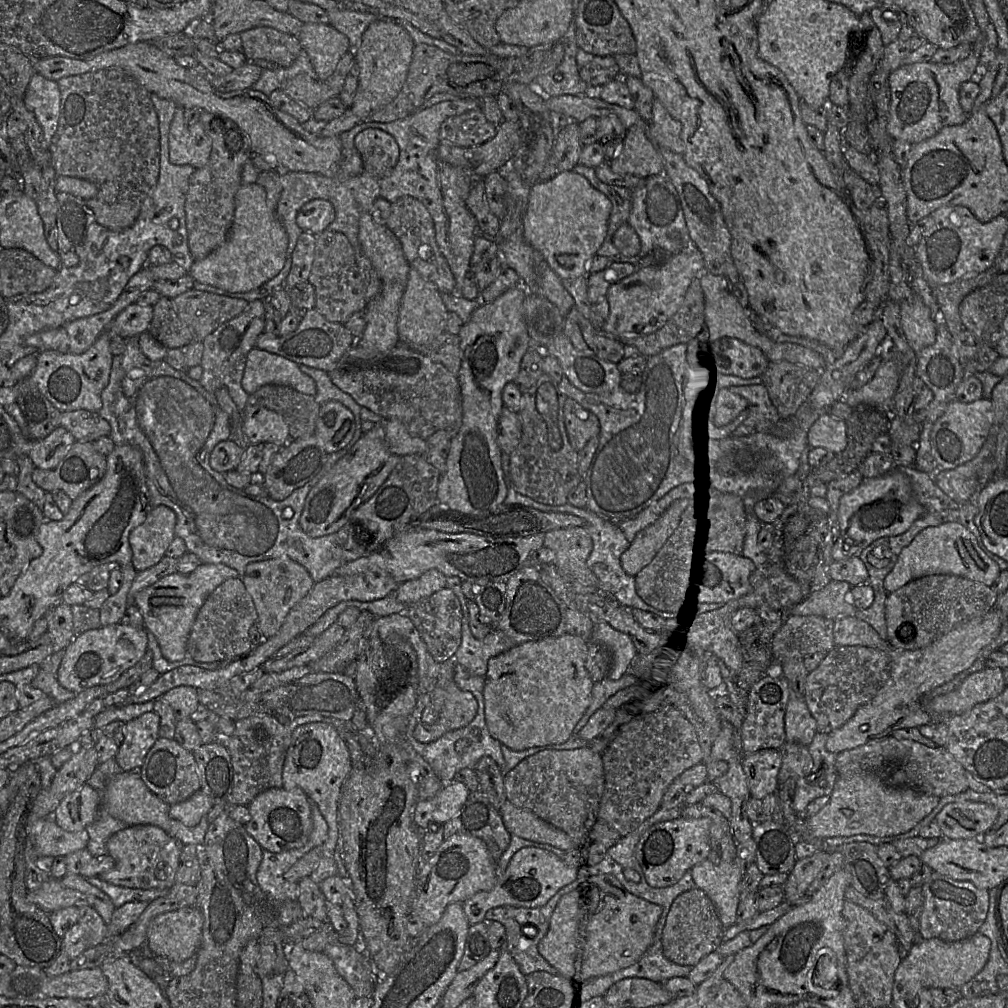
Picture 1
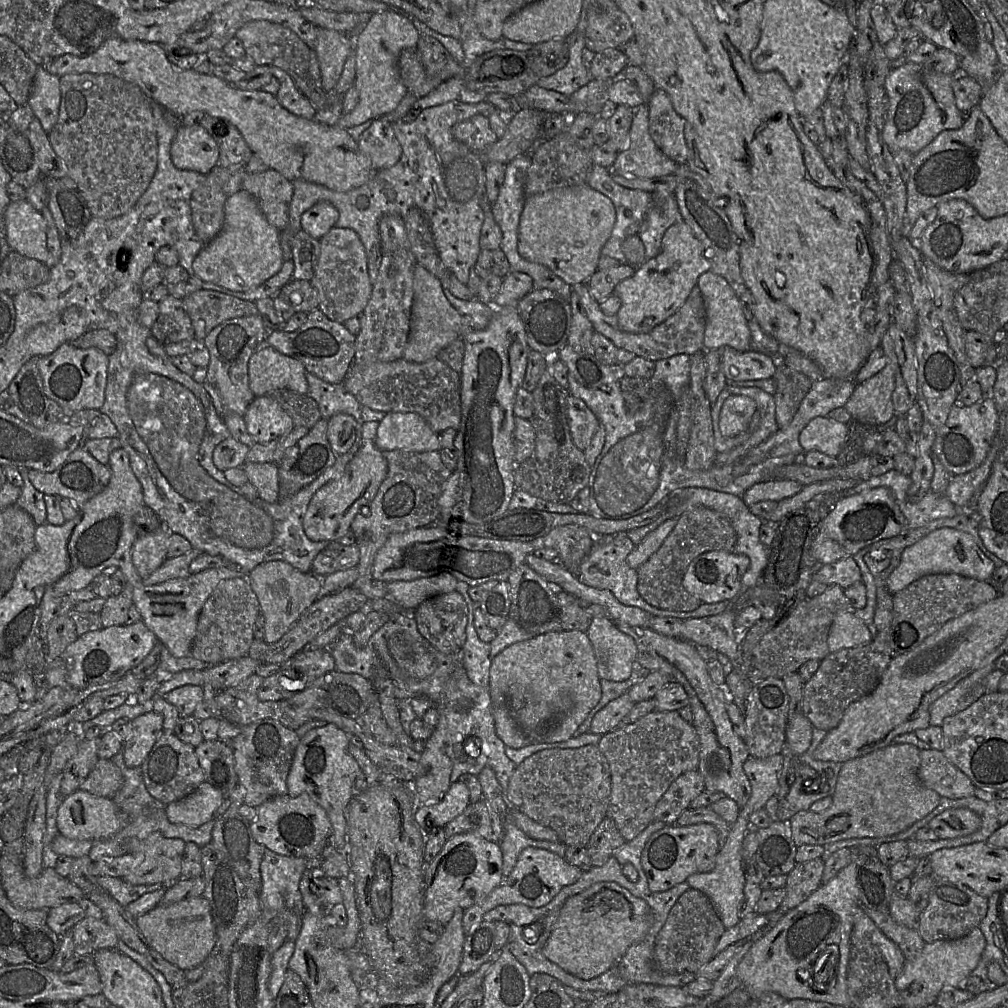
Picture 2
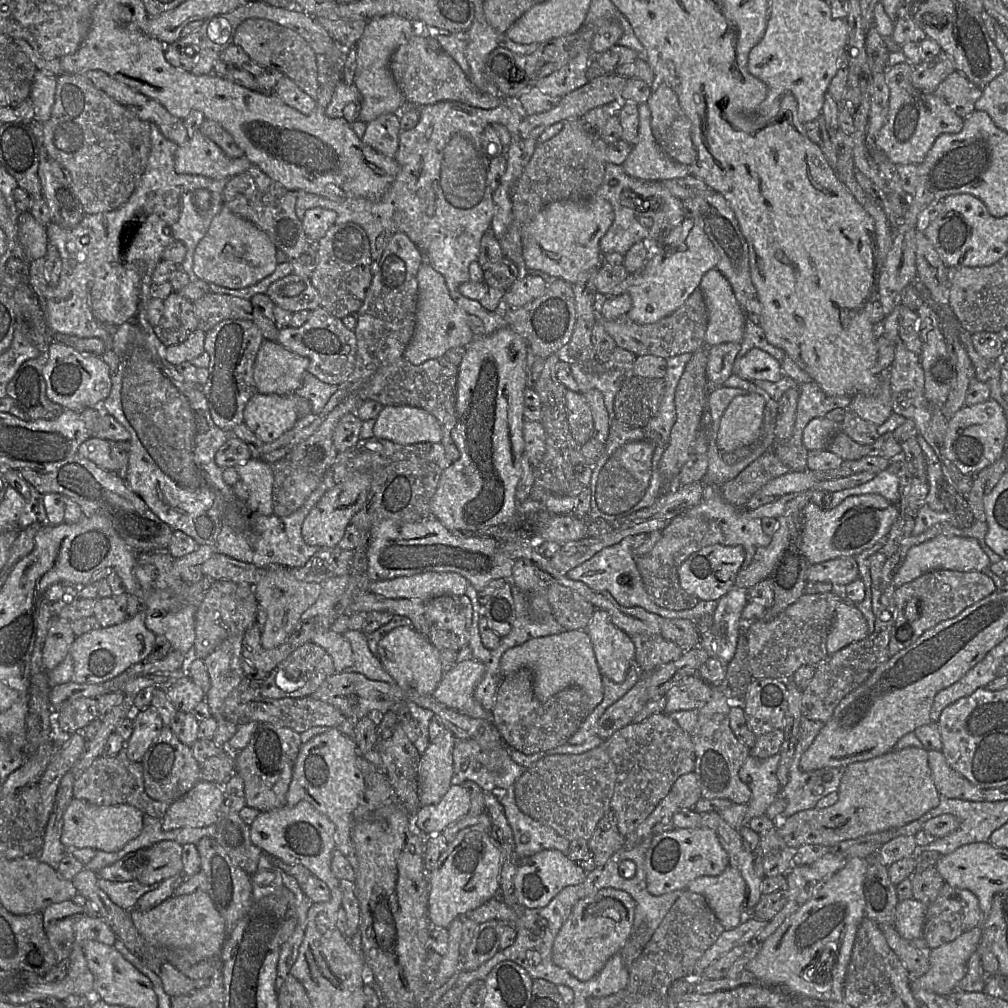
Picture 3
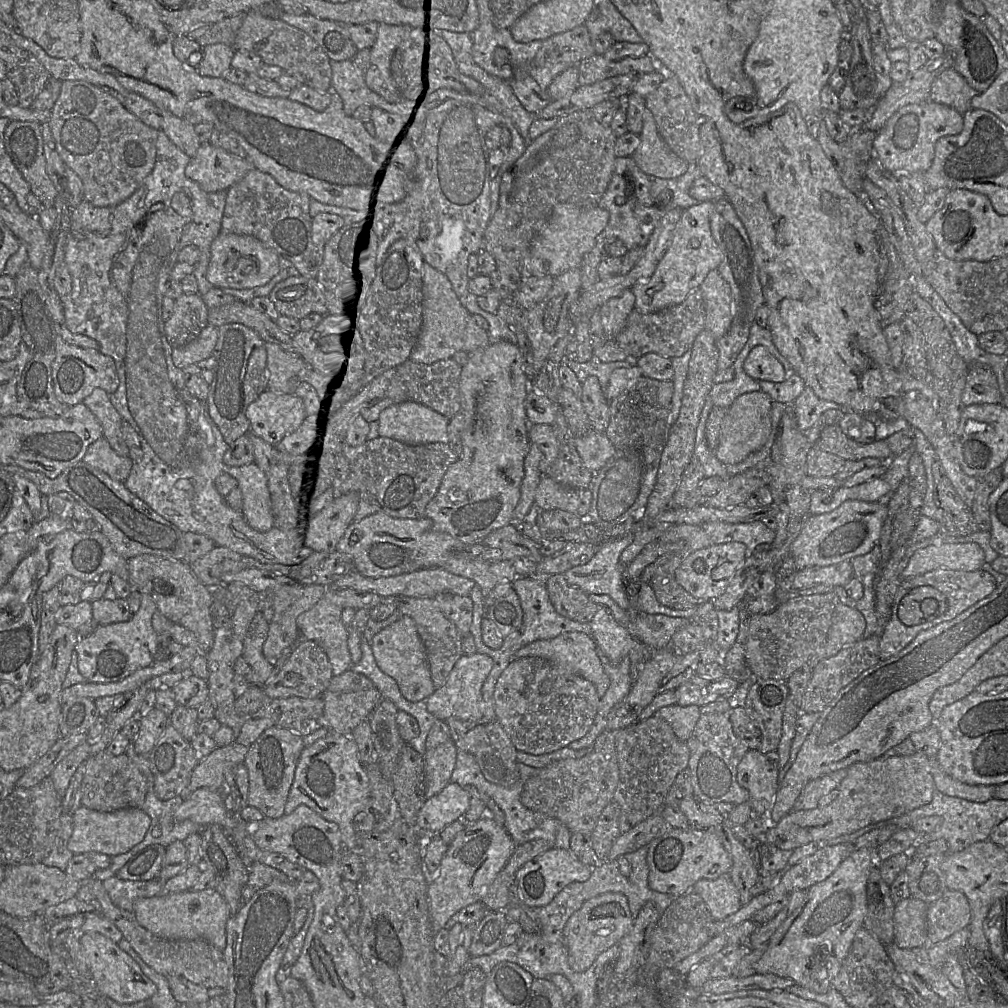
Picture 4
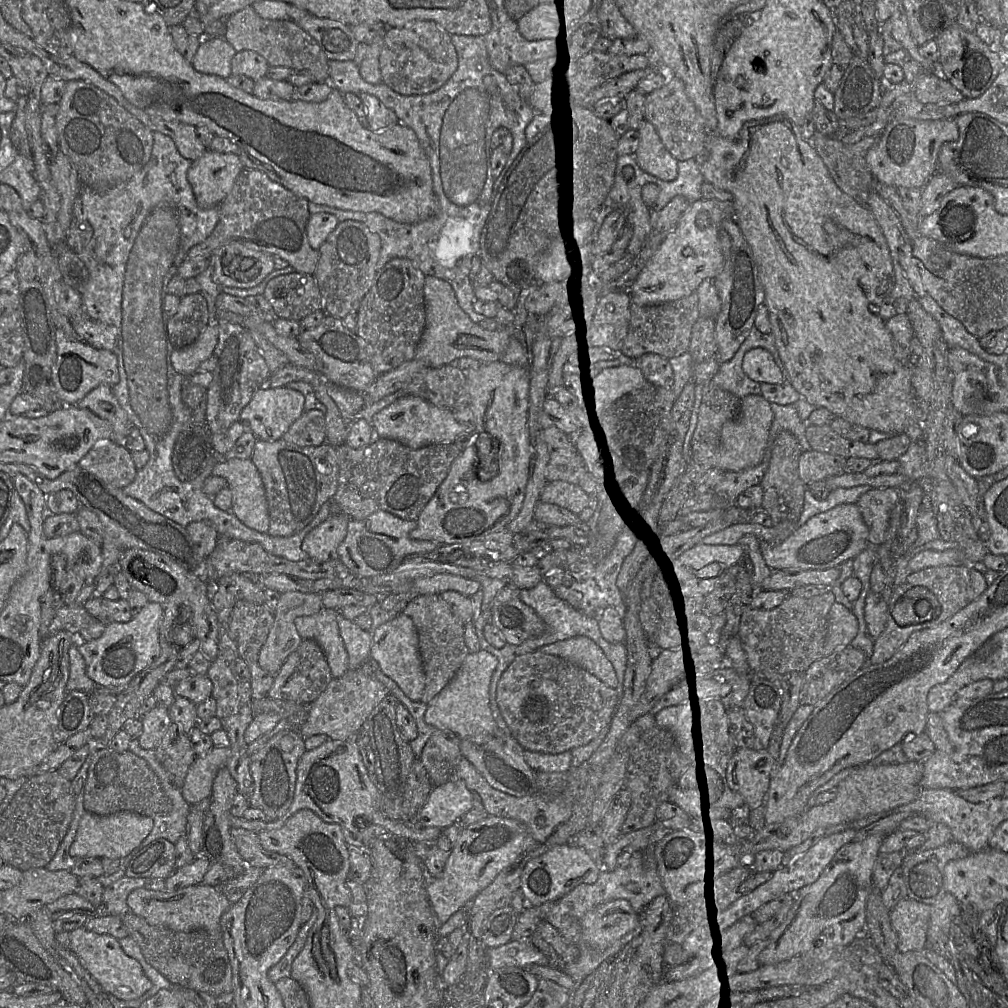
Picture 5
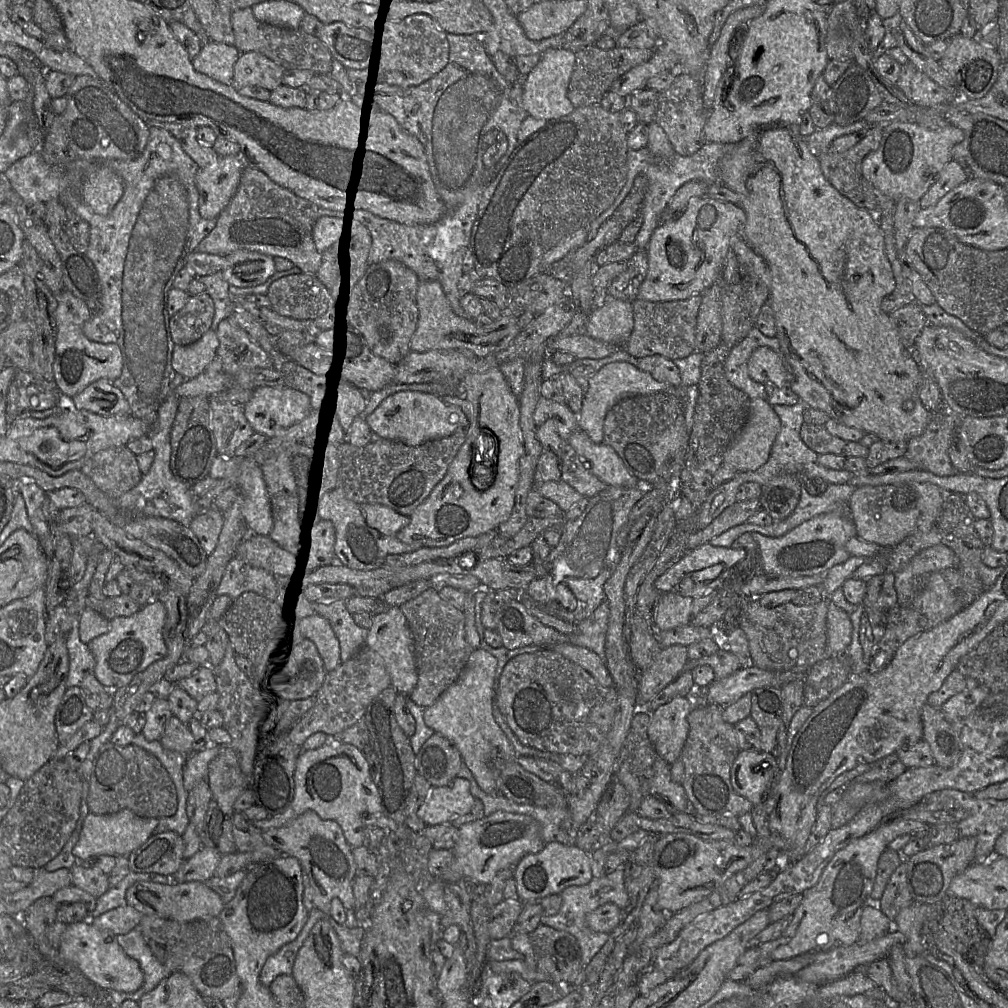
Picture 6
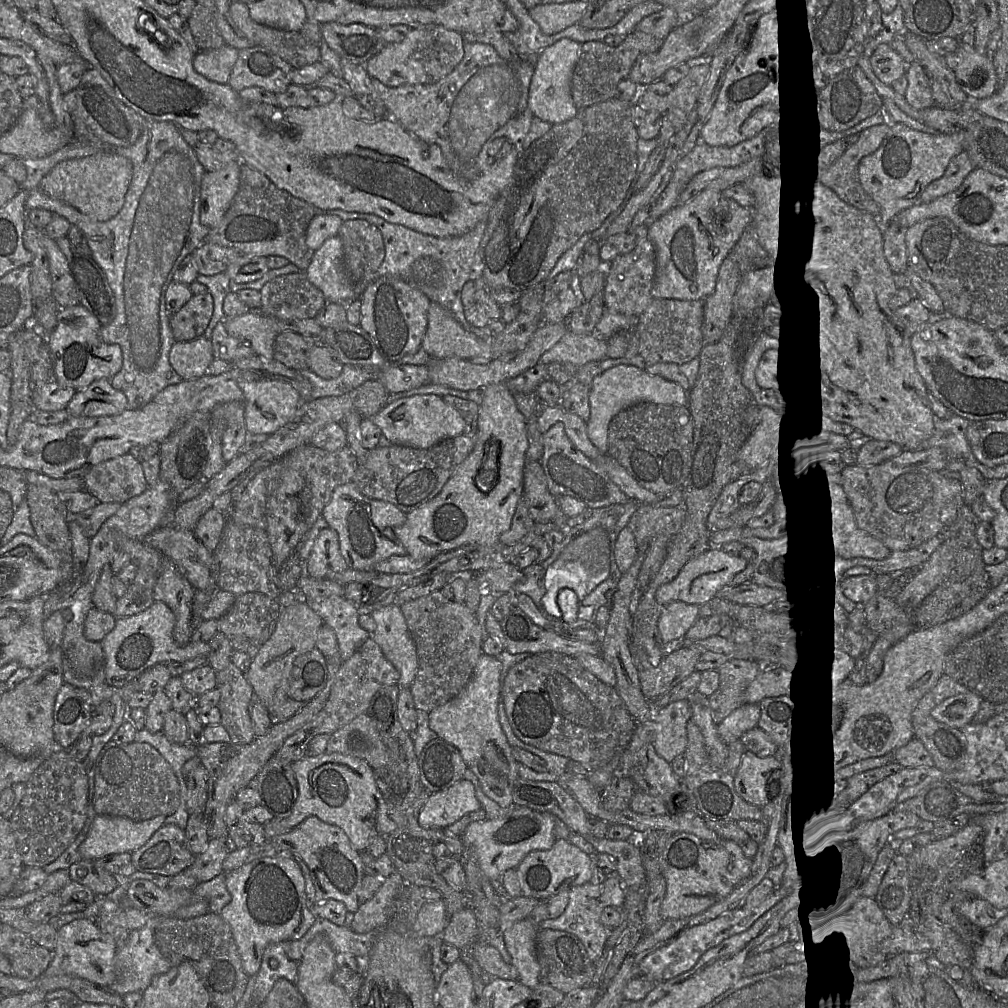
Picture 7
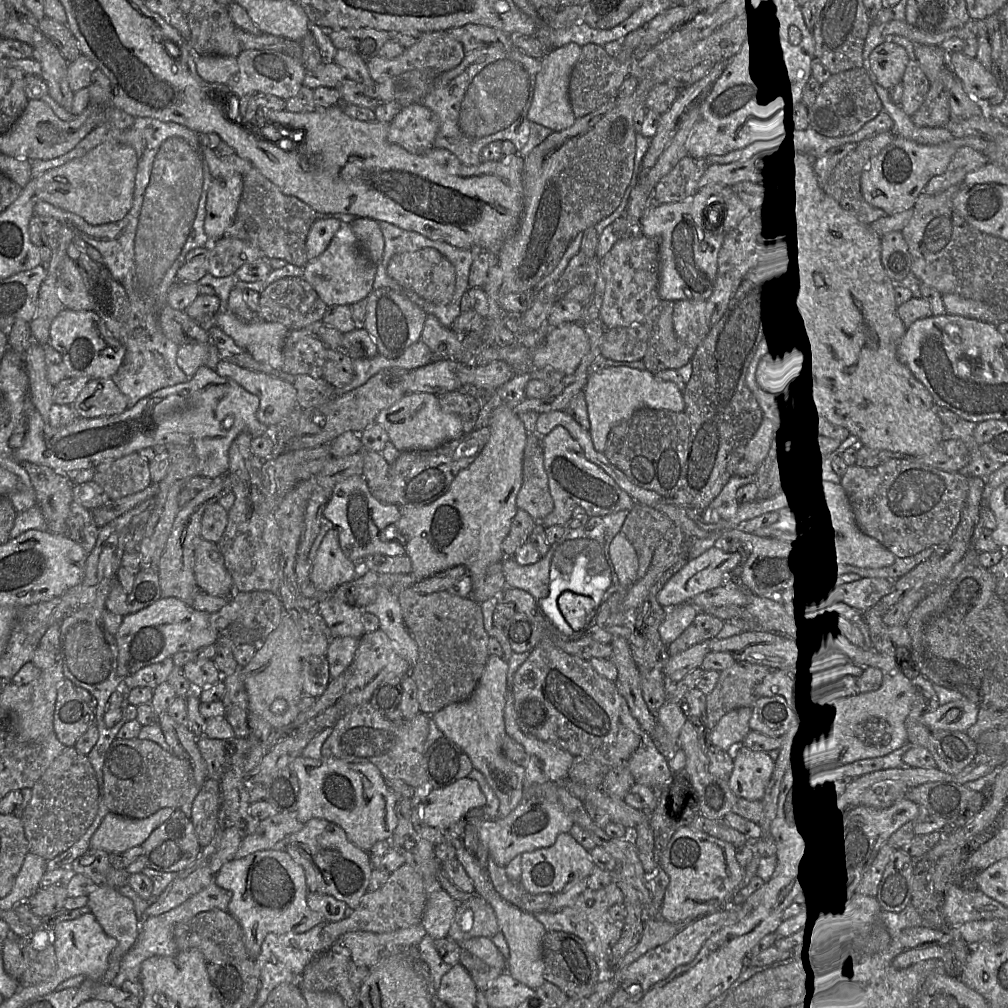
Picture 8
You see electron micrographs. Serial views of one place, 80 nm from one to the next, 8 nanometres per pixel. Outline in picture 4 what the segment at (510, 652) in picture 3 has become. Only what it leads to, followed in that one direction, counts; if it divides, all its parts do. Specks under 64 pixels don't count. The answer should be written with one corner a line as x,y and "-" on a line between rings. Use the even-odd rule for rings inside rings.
563,632
555,638
536,640
516,651
514,654
514,659
528,656
543,658
569,673
576,674
590,681
595,685
600,698
604,696
609,687
610,680
605,673
601,659
597,654
597,645
592,636
589,636
583,632

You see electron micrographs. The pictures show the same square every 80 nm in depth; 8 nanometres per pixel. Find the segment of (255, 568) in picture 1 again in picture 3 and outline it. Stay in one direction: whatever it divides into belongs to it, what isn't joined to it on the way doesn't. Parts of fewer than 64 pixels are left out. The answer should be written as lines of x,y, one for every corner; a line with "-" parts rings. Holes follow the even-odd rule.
282,566
267,567
264,576
254,586
258,604
267,613
267,620
261,634
263,648
273,649
283,644
300,622
301,615
318,599
321,590
321,583
297,580
289,568

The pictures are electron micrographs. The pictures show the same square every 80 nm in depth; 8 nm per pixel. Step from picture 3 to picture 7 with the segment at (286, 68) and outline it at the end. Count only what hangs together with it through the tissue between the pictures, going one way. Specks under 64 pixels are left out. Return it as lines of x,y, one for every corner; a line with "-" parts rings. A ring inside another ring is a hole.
233,1
230,4
230,15
235,25
254,46
272,51
294,69
321,61
320,46
307,41
301,32
256,23
251,19
246,3

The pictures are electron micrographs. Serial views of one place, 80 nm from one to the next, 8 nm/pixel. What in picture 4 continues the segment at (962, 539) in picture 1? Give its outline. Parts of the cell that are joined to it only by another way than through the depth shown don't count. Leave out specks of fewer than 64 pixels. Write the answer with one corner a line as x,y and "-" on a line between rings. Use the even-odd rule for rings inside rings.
976,543
931,545
917,550
910,557
901,572
901,581
939,568
975,571
984,563
984,552

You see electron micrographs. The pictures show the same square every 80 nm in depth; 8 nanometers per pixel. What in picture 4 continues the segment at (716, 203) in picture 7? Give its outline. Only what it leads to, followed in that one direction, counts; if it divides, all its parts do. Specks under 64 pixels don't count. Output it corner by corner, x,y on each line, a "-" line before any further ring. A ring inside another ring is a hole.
702,201
683,210
676,226
670,246
649,279
634,284
630,289
635,295
635,309
643,314
657,312
682,303
685,298
697,289
714,269
722,262
722,252
716,244
710,228
710,215
714,211
715,201

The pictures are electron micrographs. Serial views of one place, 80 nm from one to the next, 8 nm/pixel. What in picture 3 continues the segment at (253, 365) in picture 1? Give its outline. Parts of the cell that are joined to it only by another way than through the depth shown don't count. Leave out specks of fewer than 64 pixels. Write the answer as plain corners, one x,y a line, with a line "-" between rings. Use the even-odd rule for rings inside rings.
264,340
254,363
253,377
258,393
287,396
295,393
303,384
309,359
301,357
276,341

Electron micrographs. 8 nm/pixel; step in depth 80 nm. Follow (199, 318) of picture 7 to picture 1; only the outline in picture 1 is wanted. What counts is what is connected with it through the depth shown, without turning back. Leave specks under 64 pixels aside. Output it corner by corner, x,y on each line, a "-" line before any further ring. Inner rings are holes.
162,297
153,306
148,332
167,349
180,348
192,342
189,329
177,316
172,300

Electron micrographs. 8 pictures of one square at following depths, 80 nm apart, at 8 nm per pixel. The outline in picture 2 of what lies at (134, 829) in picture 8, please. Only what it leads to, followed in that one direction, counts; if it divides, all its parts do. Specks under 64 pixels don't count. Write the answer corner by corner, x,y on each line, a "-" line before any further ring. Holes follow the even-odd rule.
77,790
64,798
58,809
59,832
74,840
100,840
113,836
126,823
126,815
110,798
95,796
84,790

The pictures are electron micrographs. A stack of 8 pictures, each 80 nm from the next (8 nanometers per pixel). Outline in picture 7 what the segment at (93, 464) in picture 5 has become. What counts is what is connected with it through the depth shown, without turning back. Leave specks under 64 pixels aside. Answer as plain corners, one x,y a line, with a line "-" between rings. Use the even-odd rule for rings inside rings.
131,452
92,465
83,480
85,489
105,503
124,503
149,486
142,462

